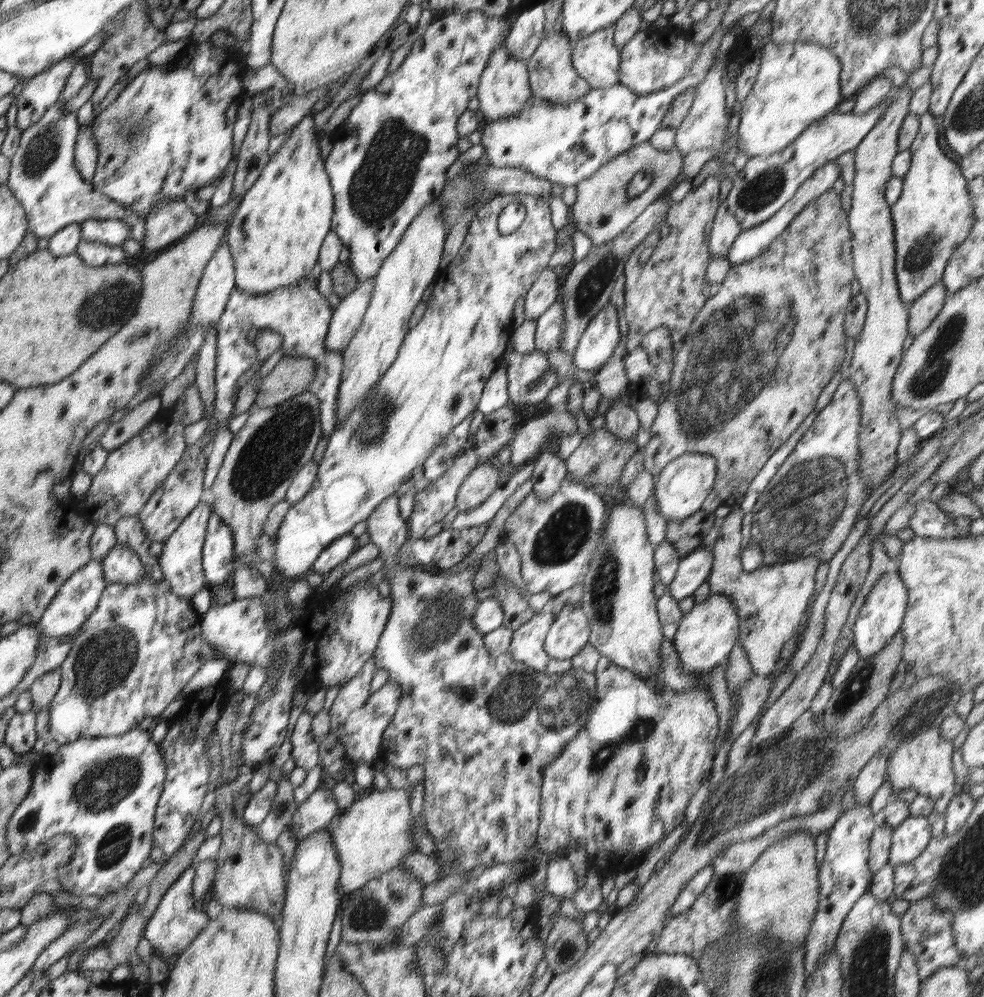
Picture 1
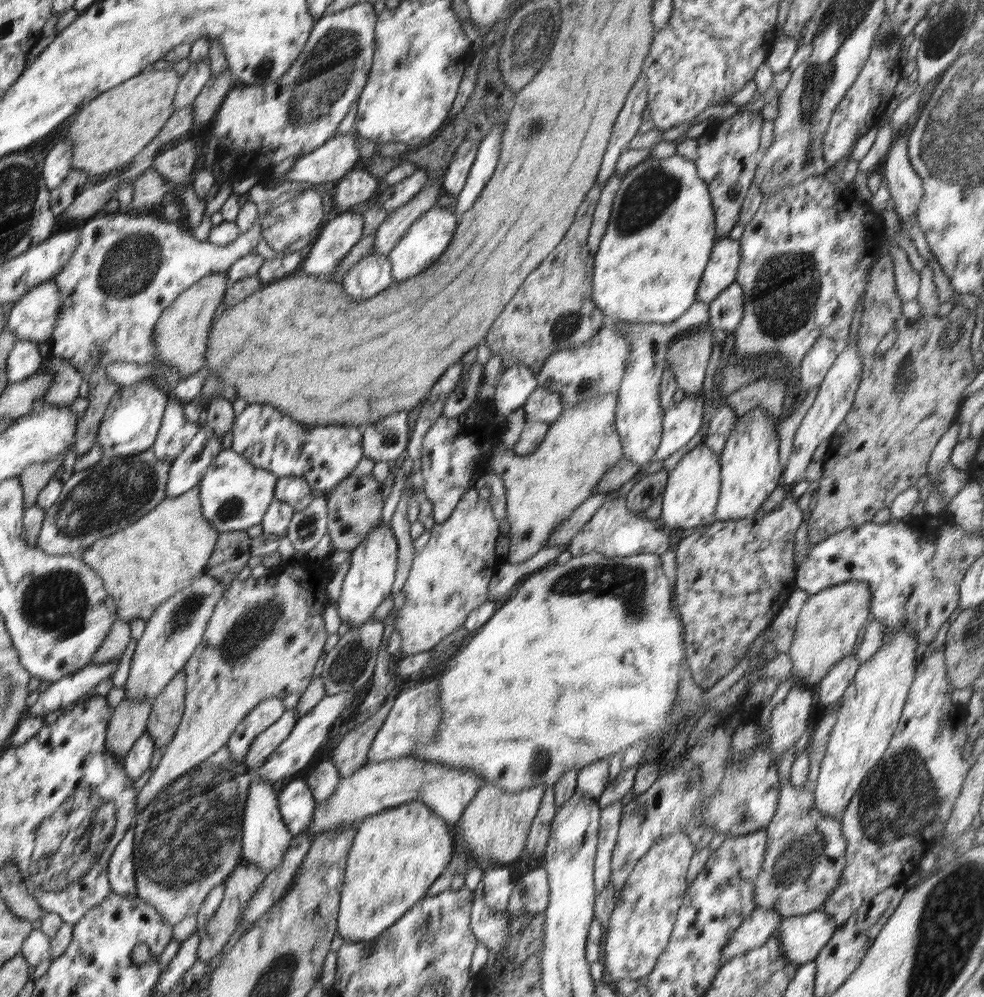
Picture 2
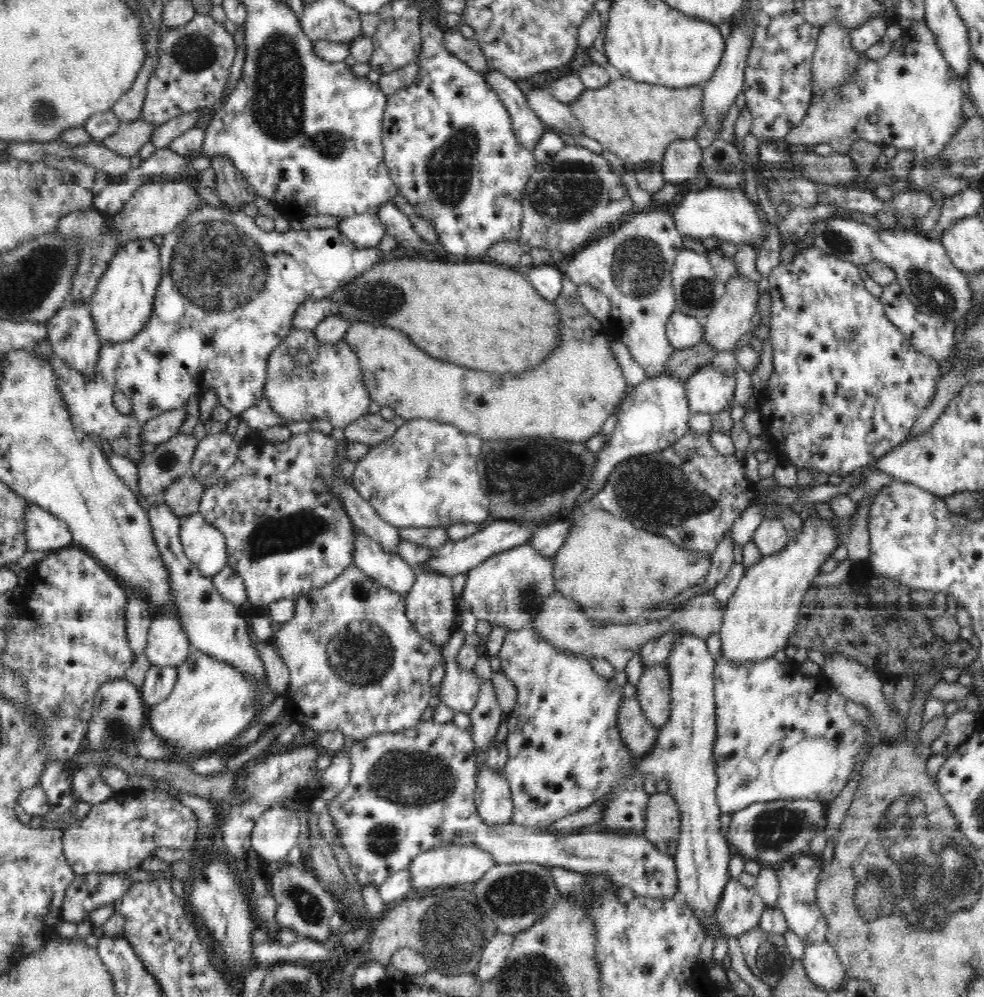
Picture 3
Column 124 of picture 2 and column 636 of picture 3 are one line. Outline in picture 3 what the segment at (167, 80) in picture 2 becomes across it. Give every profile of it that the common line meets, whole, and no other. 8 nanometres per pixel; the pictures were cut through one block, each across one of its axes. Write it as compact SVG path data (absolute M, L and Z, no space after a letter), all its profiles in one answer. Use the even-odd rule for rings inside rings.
M621 77L597 89L585 86L569 108L582 123L585 136L598 141L621 162L638 164L658 160L671 144L680 143L674 138L694 138L706 120L703 100L702 86L670 88Z

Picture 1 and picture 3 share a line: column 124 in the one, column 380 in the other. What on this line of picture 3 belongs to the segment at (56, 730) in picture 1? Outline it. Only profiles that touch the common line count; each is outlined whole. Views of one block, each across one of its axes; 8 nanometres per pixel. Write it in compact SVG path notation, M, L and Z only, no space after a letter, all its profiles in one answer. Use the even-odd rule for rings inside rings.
M350 565L344 572L340 573L332 583L319 590L312 590L307 595L300 596L294 607L294 618L288 624L282 624L280 630L274 634L272 644L277 650L278 655L291 674L291 681L287 690L284 692L285 706L283 711L292 718L298 725L304 725L312 729L316 733L324 734L324 732L336 732L340 730L346 738L356 738L356 742L360 738L369 738L373 735L386 735L390 733L401 733L407 729L417 726L421 720L422 713L428 708L428 701L432 692L432 684L430 684L430 674L432 670L443 663L441 650L430 643L430 641L422 638L420 634L412 627L411 621L406 617L407 607L405 597L399 593L392 592L392 589L384 588L377 580L370 578L360 570L360 567Z

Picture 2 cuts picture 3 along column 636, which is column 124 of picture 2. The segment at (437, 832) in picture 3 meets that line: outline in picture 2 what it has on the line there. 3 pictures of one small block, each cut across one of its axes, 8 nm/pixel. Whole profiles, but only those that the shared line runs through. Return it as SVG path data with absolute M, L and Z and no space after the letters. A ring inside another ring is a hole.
M133 828L128 829L110 857L107 876L112 893L130 895L137 892L133 866L134 835Z

